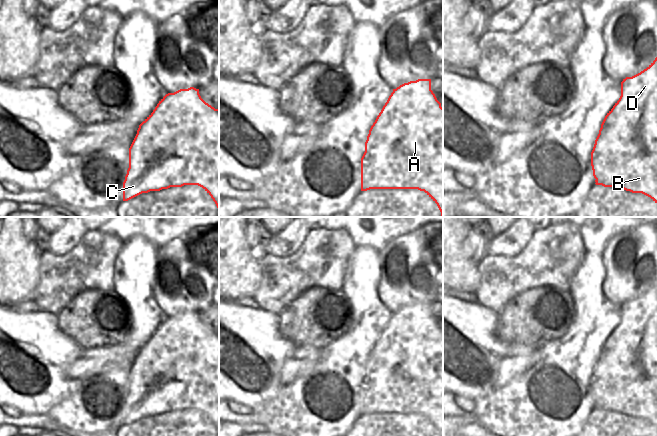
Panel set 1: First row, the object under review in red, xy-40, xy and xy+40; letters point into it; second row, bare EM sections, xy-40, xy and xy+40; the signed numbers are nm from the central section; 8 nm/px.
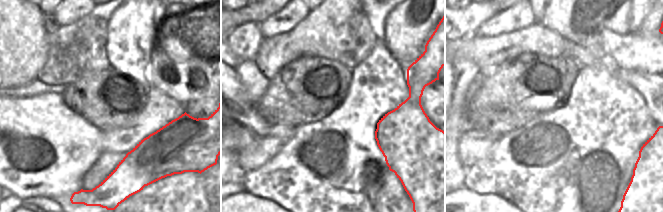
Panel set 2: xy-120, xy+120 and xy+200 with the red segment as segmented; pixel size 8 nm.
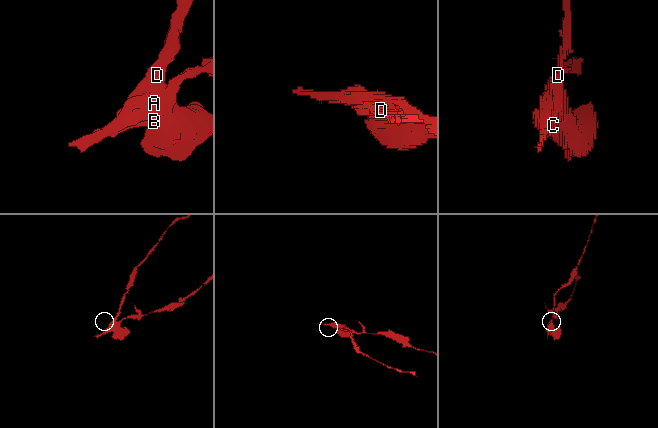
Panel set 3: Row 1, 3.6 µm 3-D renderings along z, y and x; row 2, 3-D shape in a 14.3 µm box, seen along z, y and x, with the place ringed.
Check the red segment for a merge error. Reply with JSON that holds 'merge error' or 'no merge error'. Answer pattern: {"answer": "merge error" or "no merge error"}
{"answer": "merge error"}

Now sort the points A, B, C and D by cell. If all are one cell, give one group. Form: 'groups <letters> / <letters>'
groups A B D / C

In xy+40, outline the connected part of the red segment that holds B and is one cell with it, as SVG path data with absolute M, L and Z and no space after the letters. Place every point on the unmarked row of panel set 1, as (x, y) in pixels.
M657 281L646 293L632 301L626 301L621 306L621 320L605 340L594 368L594 371L601 372L600 379L608 374L611 376L613 382L608 383L607 386L613 390L614 398L612 401L606 401L603 384L594 385L592 394L596 409L642 417L657 427L657 351L655 347L657 348Z

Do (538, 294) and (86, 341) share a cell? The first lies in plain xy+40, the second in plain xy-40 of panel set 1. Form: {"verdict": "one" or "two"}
{"verdict": "one"}

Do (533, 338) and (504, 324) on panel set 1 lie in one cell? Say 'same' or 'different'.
same

